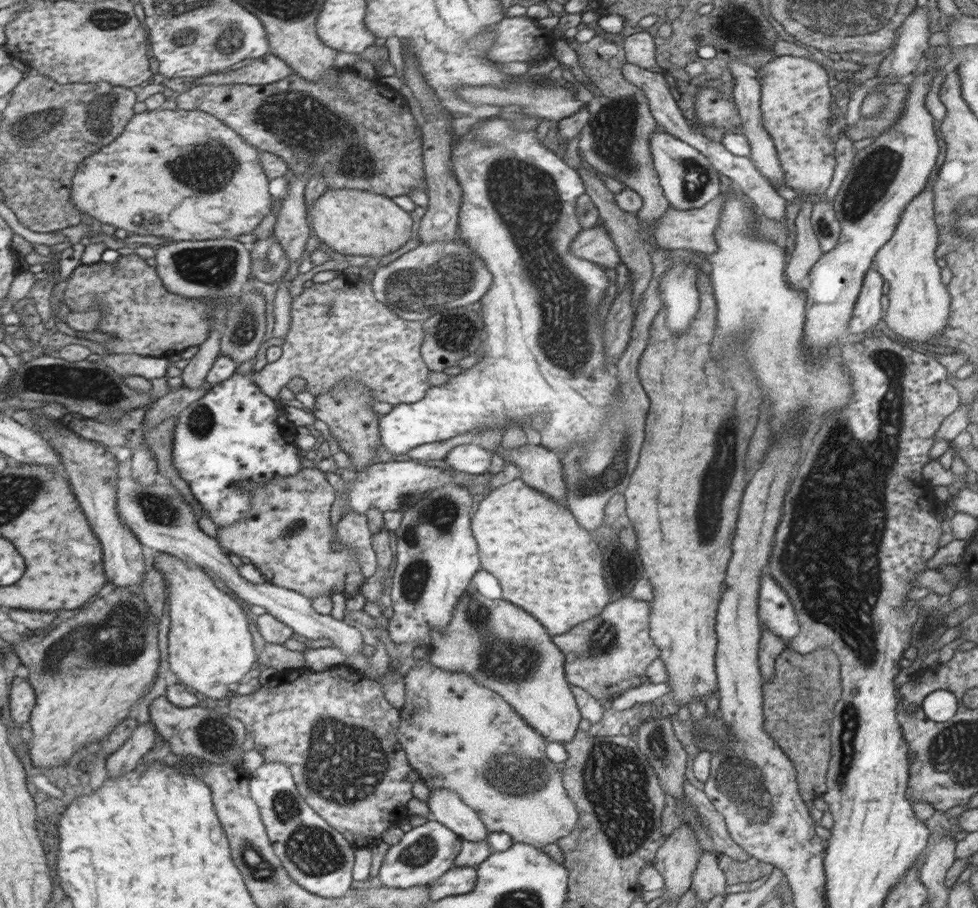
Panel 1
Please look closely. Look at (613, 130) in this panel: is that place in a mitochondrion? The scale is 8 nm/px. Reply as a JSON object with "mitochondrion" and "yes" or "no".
{"mitochondrion":"yes"}

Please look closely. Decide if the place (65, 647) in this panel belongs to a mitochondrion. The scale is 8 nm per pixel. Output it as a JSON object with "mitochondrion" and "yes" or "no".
{"mitochondrion":"yes"}

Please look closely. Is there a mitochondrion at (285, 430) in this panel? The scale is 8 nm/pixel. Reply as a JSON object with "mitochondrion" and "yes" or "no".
{"mitochondrion":"no"}

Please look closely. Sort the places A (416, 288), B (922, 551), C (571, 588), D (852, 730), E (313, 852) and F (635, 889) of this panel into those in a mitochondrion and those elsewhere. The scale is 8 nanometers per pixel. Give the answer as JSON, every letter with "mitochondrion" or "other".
{"A":"mitochondrion","B":"other","C":"other","D":"mitochondrion","E":"mitochondrion","F":"other"}

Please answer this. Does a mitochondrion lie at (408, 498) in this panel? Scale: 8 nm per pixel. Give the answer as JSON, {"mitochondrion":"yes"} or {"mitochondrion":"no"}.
{"mitochondrion":"yes"}

